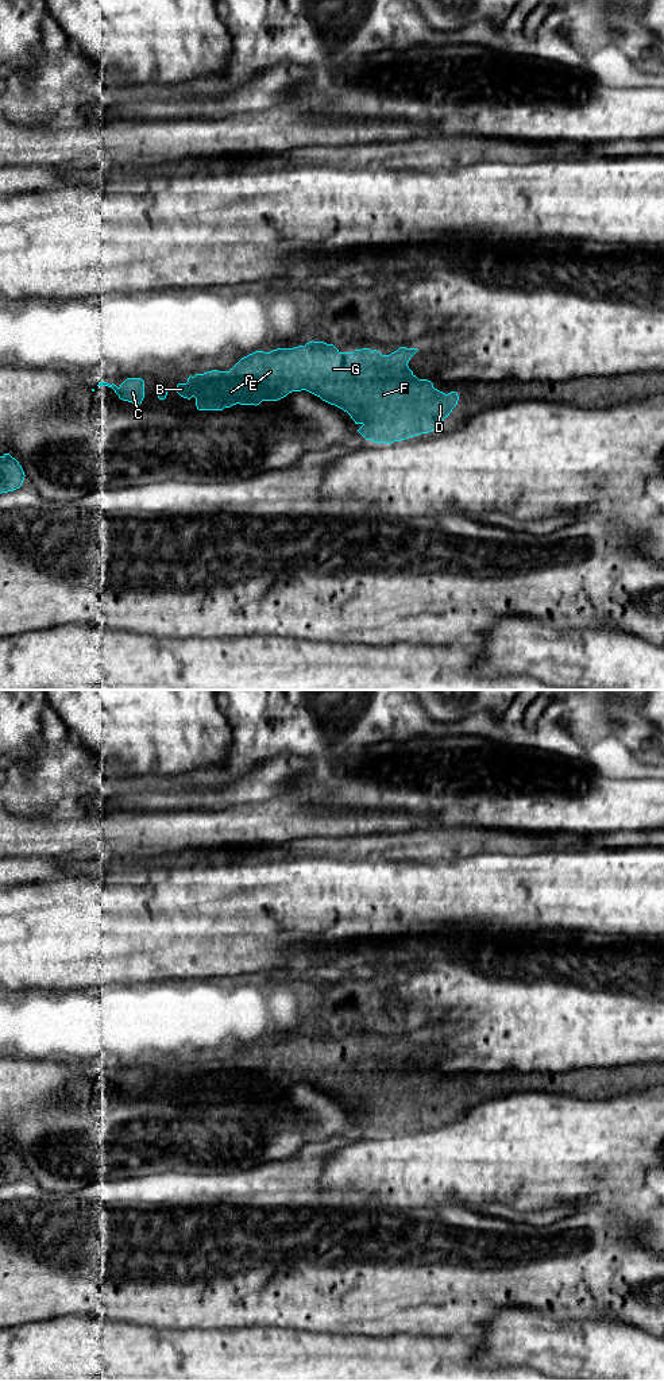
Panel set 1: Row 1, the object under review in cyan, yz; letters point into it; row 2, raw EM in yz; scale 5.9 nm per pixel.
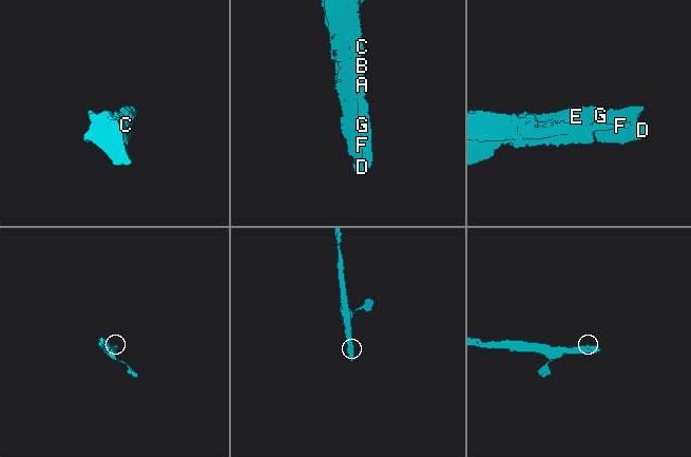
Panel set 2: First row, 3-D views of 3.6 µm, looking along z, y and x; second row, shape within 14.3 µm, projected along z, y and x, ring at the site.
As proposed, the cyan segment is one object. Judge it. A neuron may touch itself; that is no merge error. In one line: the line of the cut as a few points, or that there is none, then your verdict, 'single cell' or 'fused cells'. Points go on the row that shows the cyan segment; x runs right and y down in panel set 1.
no cut; single cell

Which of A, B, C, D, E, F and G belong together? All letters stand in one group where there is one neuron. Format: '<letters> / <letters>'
A B C D E F G

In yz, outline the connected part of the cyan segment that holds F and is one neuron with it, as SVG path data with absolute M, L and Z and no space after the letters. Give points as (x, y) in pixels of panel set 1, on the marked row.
M312 340L294 348L255 351L229 371L212 370L190 375L175 390L184 398L194 397L198 410L223 410L236 404L256 406L262 401L278 401L292 391L306 390L347 412L355 424L362 425L358 432L366 440L391 444L439 431L459 401L456 391L445 394L435 389L431 381L418 379L413 374L408 363L417 351L399 347L390 355L370 348L340 352L333 344Z

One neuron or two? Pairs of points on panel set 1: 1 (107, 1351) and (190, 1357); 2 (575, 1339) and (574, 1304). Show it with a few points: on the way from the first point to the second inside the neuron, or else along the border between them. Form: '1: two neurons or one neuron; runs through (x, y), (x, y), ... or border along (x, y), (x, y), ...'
1: one neuron; runs through (127, 1357), (170, 1357)
2: two neurons; border along (543, 1312), (559, 1320), (606, 1319)

